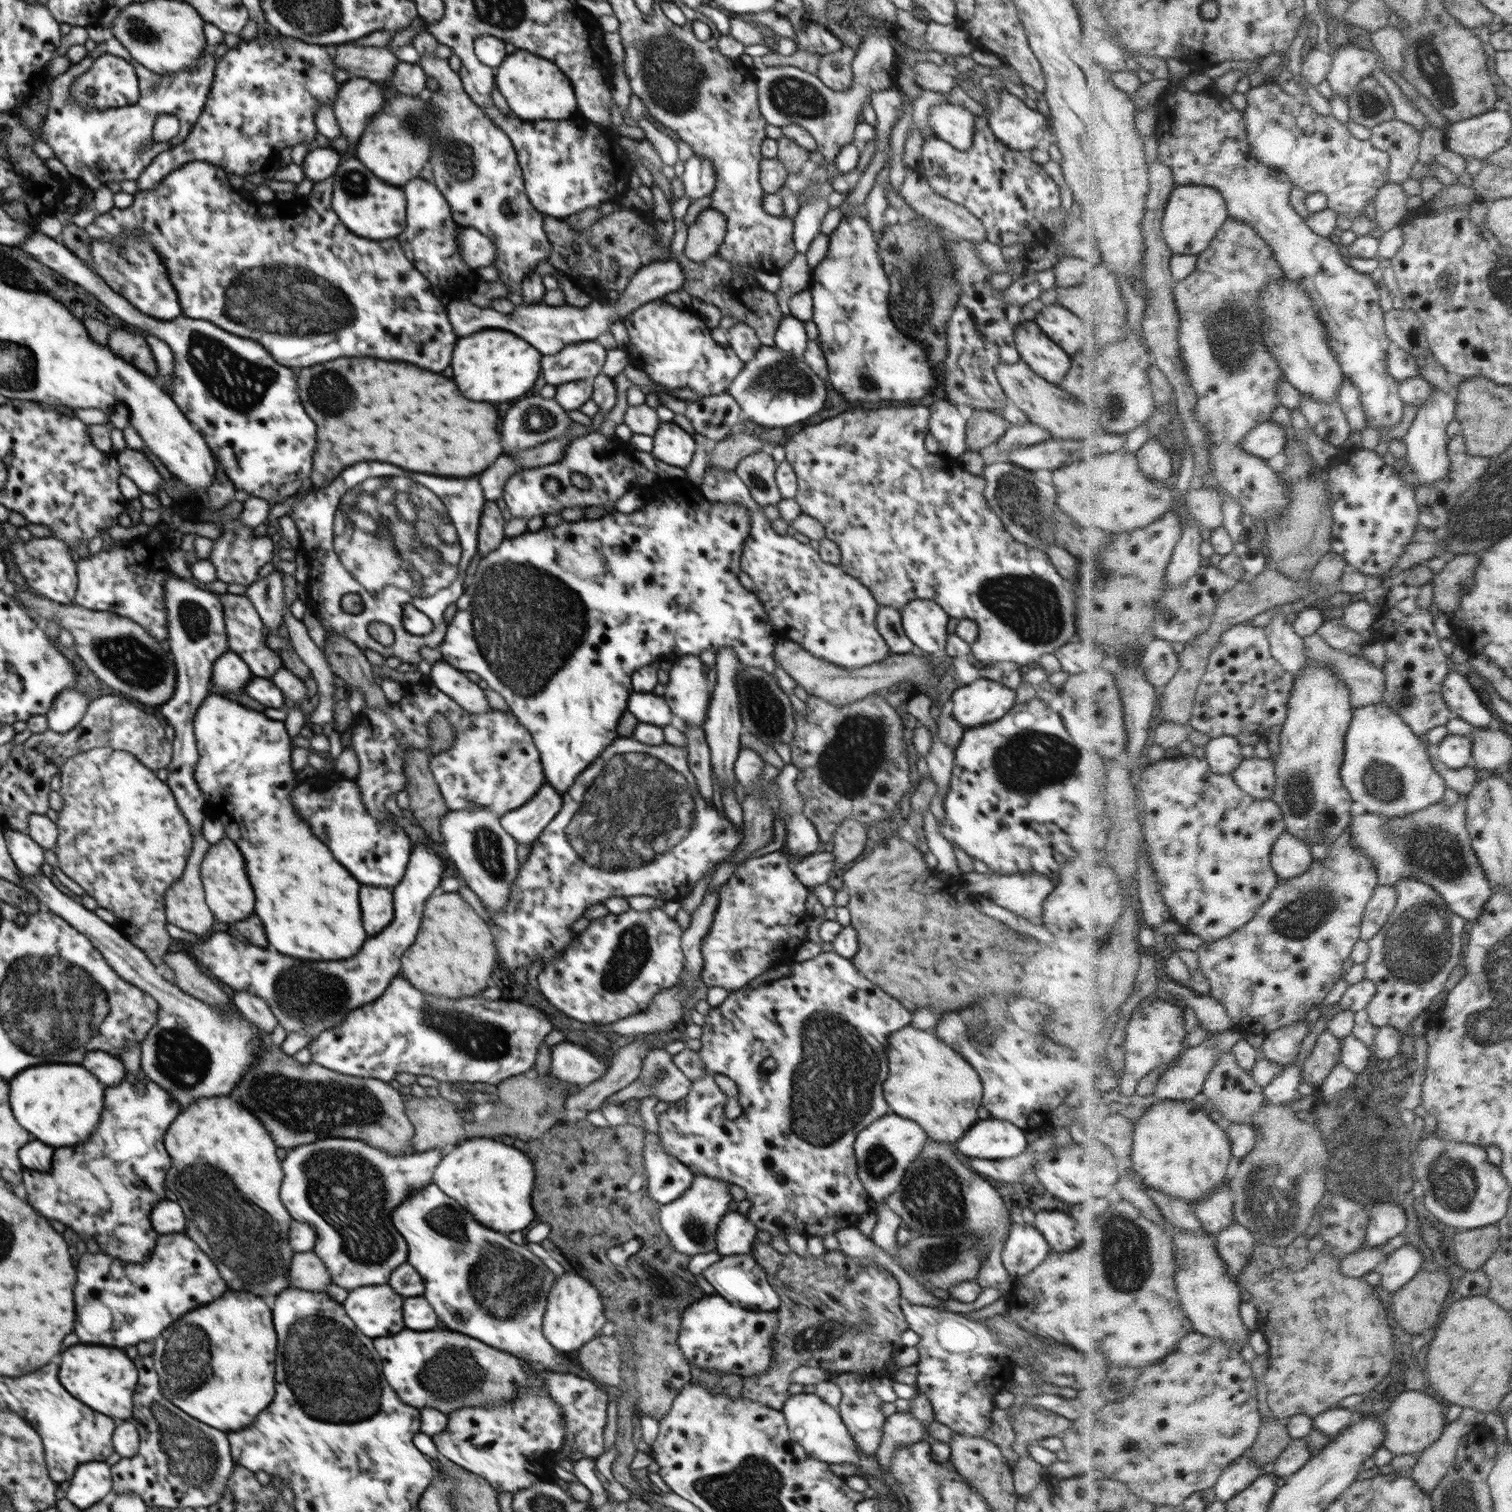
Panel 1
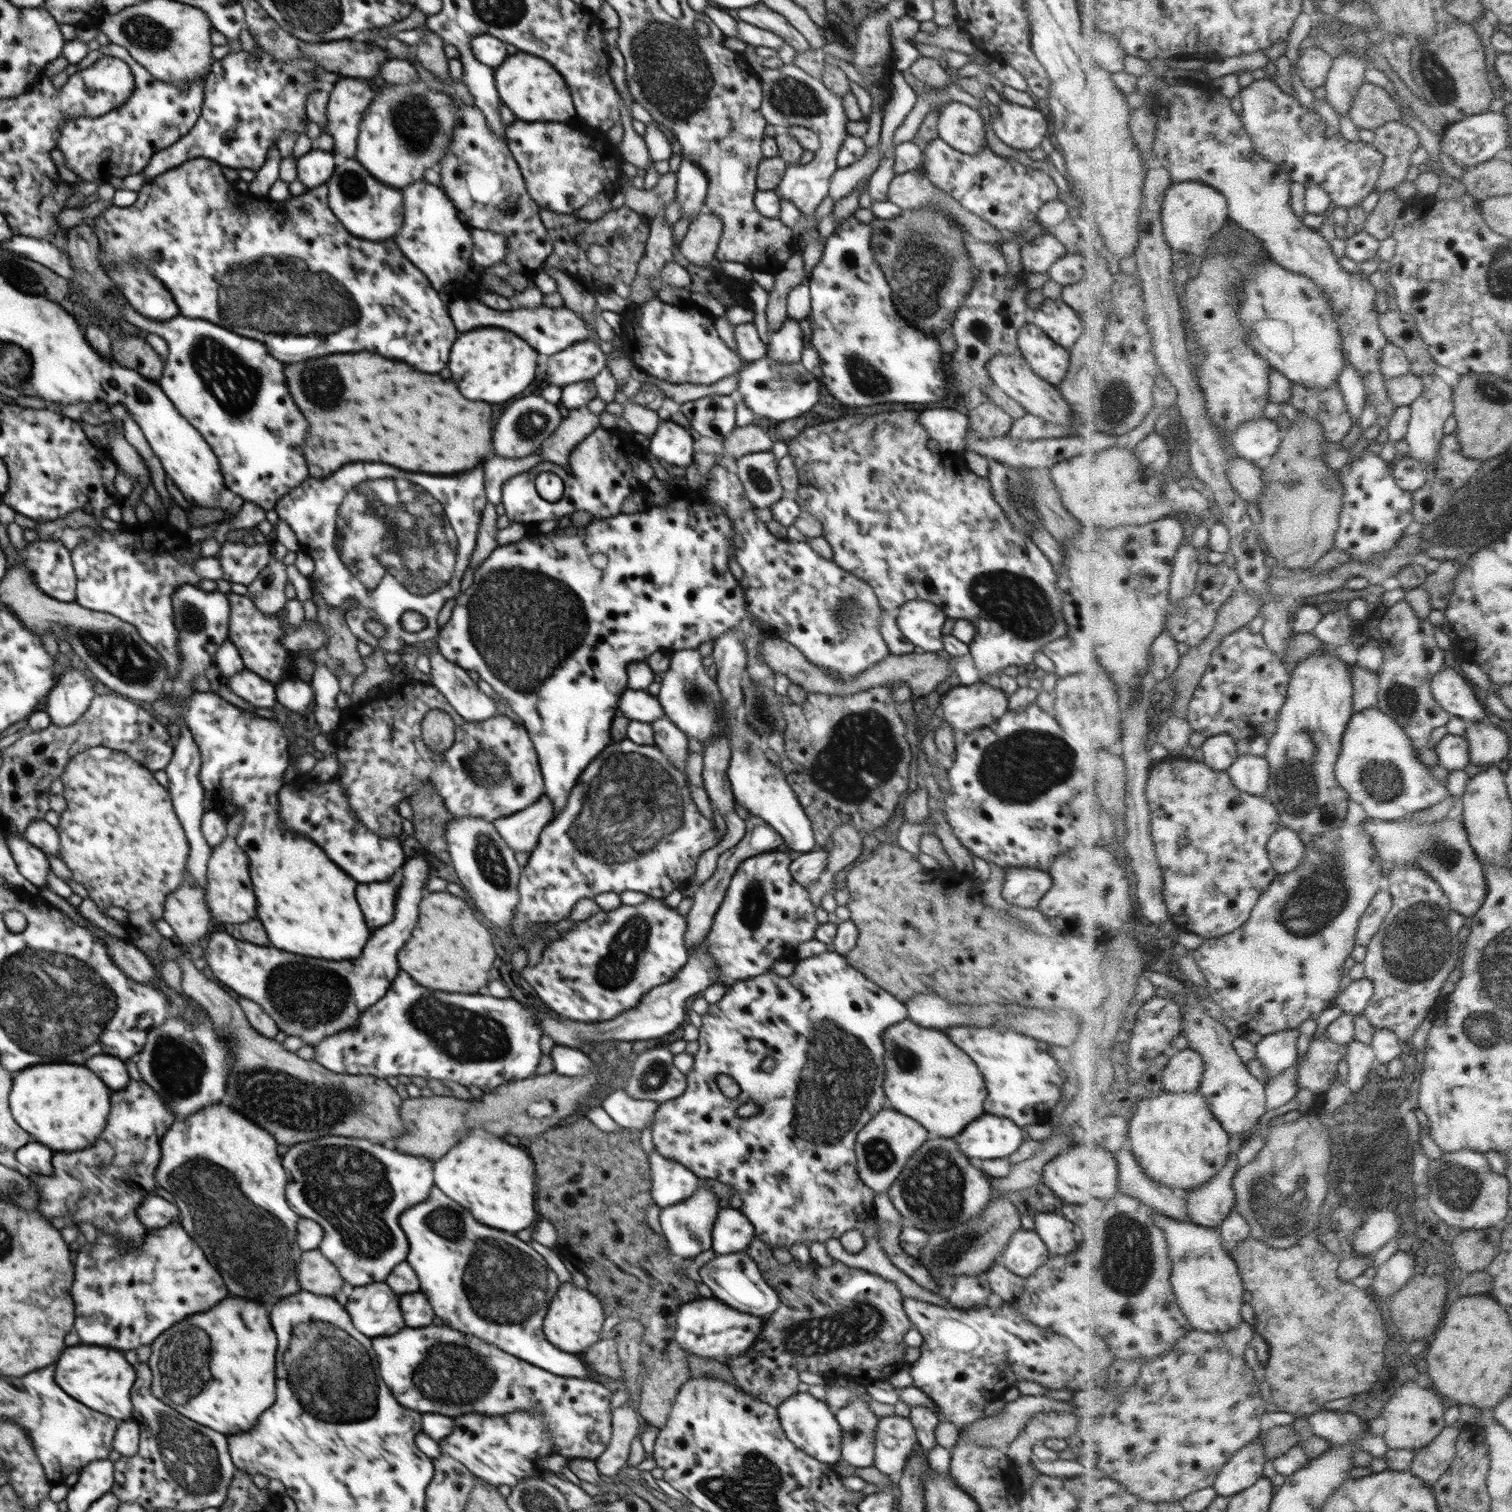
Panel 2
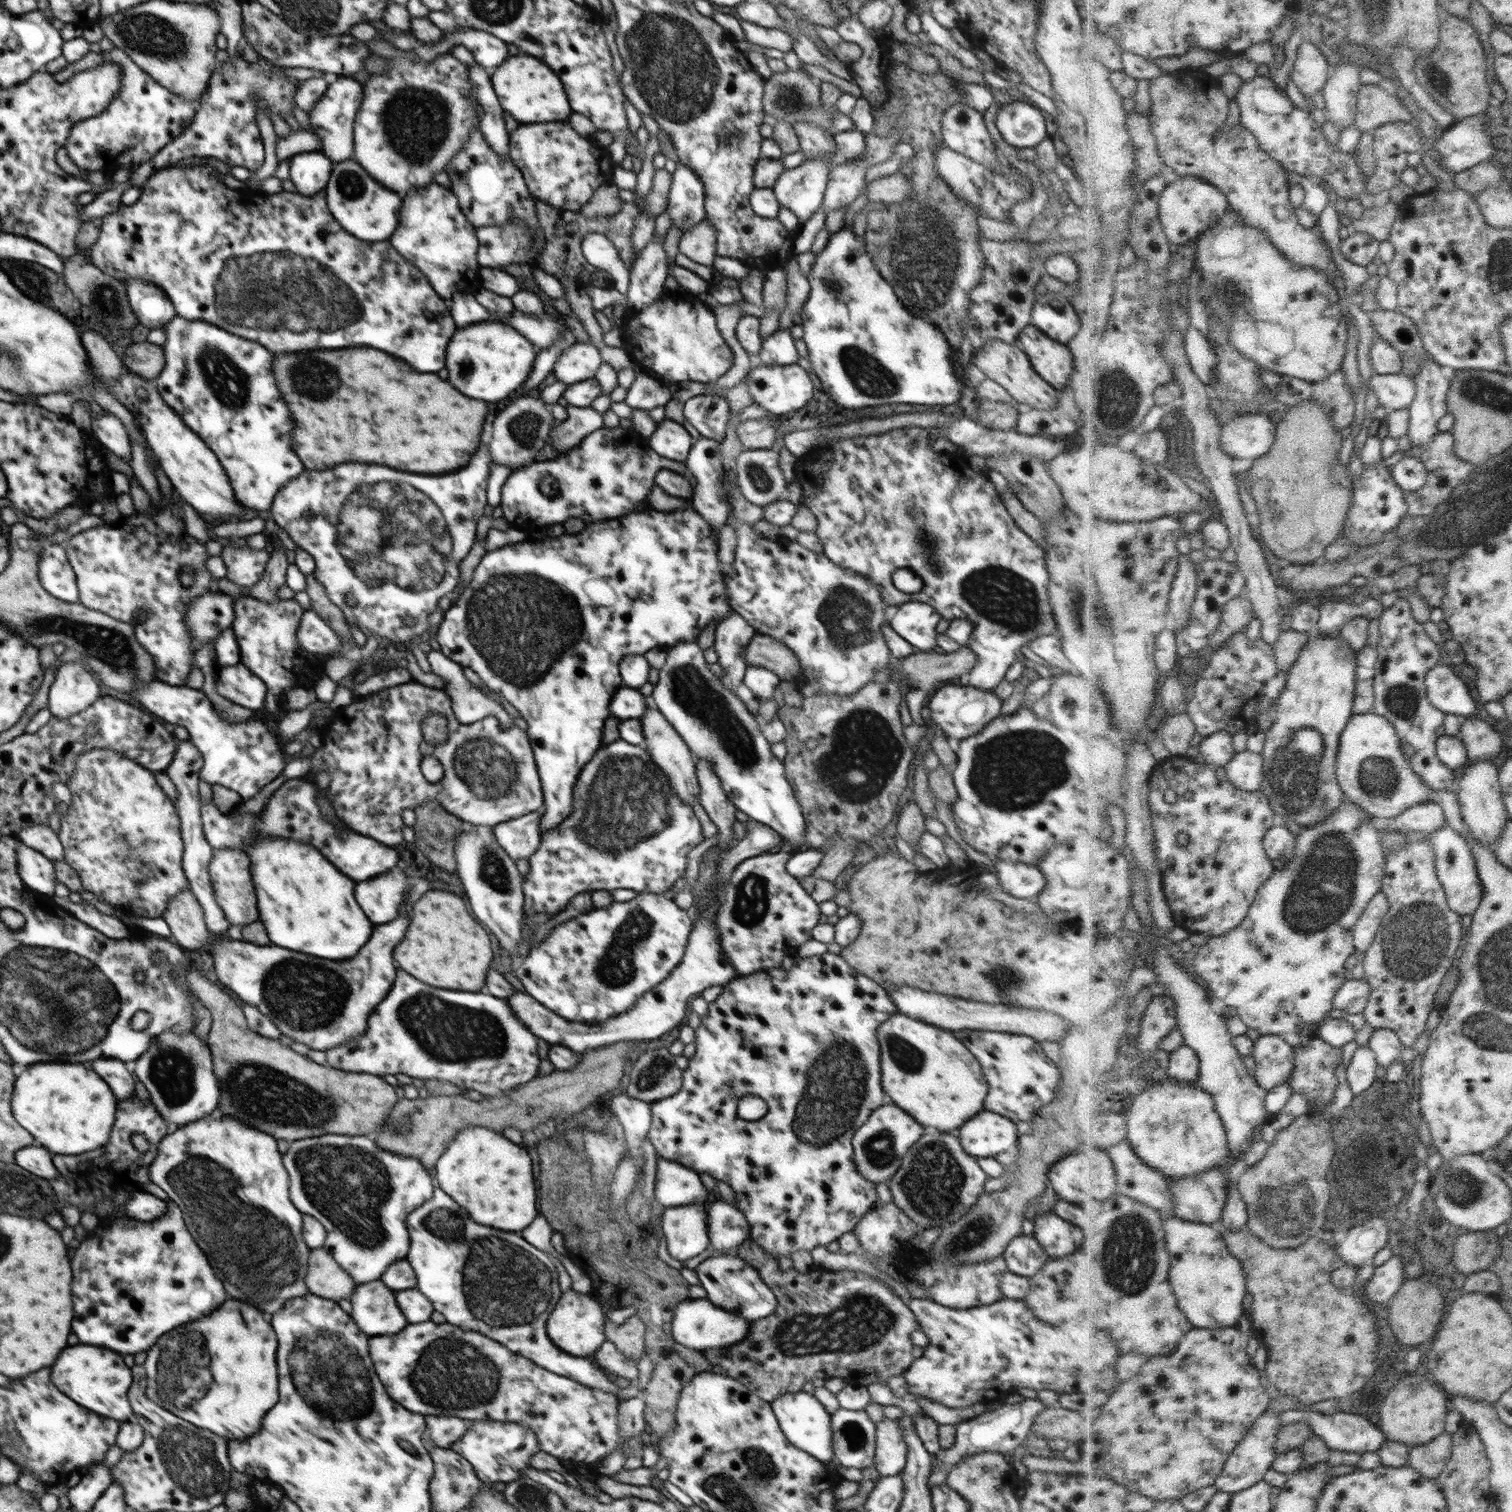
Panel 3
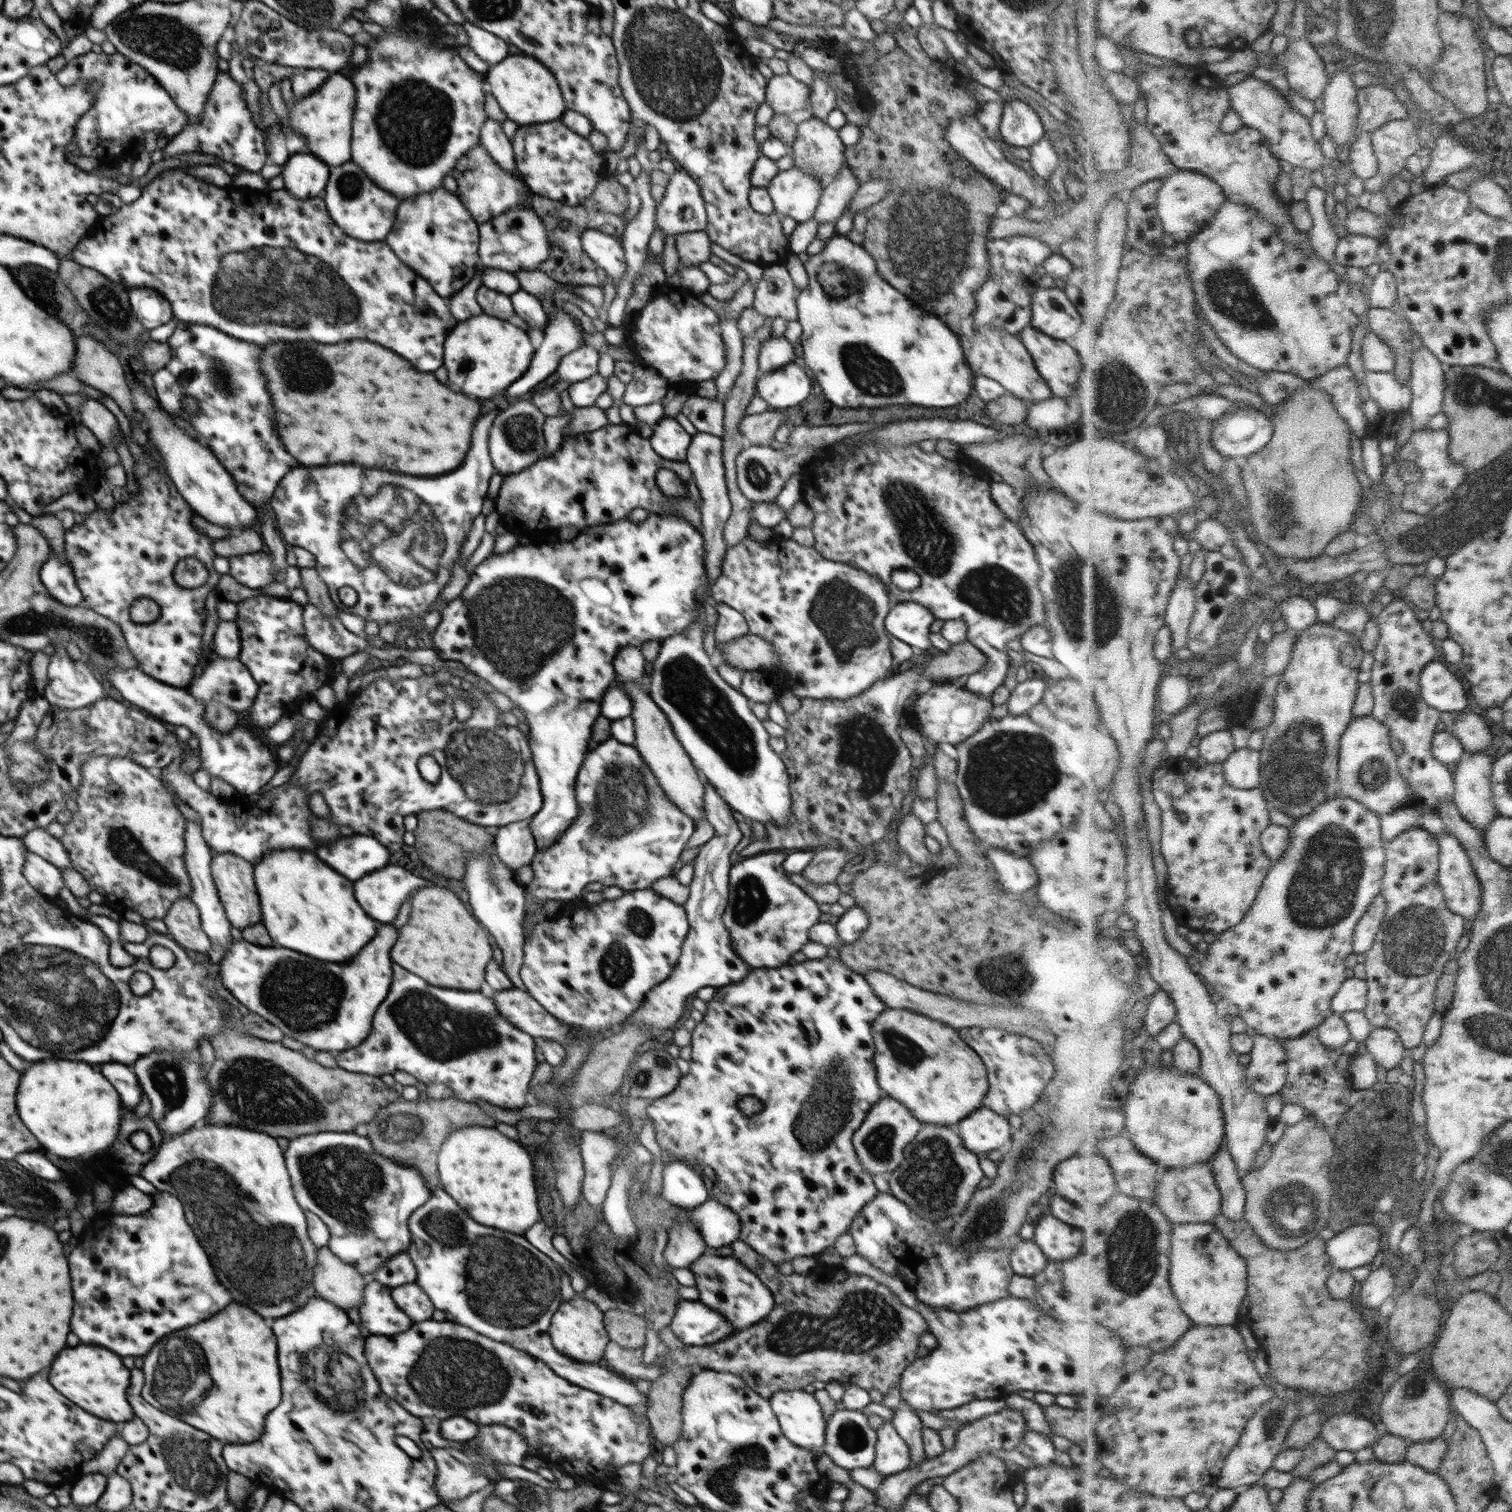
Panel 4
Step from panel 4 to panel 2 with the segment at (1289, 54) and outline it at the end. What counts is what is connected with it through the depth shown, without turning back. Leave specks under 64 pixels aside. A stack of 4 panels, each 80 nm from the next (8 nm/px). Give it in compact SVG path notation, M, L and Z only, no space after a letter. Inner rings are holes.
M1316 46L1303 50L1300 55L1298 71L1302 75L1304 86L1312 92L1324 87L1335 64L1334 56Z

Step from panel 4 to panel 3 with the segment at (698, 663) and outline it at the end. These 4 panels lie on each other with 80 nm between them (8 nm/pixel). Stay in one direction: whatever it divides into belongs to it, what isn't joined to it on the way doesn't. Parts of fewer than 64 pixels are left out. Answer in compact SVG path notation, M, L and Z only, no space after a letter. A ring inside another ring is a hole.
M697 641L678 643L664 650L668 657L666 657L664 667L659 670L659 681L654 686L651 695L658 710L680 734L698 760L708 759L713 764L714 774L718 776L723 789L738 810L747 814L750 820L758 821L783 838L787 838L789 843L798 846L798 850L807 848L808 844L804 844L807 820L804 818L791 784L786 779L784 763L772 754L771 744L763 735L759 721L746 708L742 701L743 697L730 692L723 685L723 681L710 671L710 664L704 659L704 650L700 649Z

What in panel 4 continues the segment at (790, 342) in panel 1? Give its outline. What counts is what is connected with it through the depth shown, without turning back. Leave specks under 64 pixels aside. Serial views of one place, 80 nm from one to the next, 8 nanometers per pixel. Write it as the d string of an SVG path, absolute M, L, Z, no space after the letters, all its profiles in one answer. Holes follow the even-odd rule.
M770 336L761 342L759 350L759 370L762 373L772 372L780 367L793 362L798 355L798 348L790 343L786 337Z

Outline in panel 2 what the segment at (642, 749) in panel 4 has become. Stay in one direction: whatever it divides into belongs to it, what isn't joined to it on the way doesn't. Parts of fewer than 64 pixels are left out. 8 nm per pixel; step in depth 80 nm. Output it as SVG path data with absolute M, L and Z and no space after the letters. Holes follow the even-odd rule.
M664 716L650 722L653 728L654 746L671 760L671 763L682 771L684 780L688 781L685 772L685 760L689 747L689 739L668 717Z

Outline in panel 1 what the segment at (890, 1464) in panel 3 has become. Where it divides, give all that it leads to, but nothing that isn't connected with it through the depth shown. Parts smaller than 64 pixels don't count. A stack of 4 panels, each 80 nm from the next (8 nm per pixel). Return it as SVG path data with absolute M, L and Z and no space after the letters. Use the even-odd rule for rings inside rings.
M896 1411L884 1421L883 1437L874 1458L887 1472L896 1449L920 1442L926 1436L923 1424L910 1411Z

